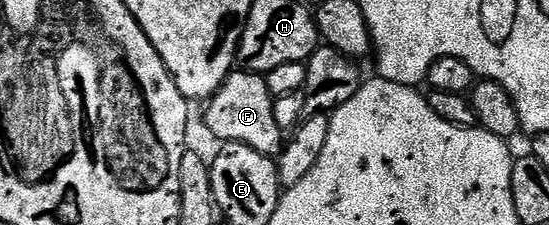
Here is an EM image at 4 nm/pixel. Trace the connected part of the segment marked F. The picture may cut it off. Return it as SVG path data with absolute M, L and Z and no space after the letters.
M244 68L234 69L217 93L208 99L205 126L215 137L221 138L222 143L242 142L255 148L255 152L276 156L283 145L283 131L275 120L274 101L275 97L262 75Z

